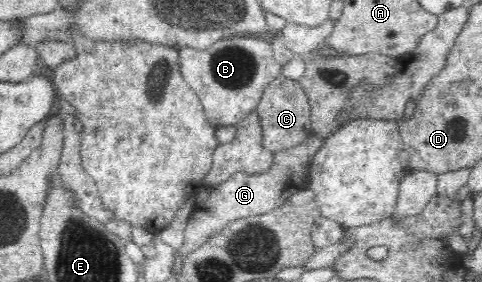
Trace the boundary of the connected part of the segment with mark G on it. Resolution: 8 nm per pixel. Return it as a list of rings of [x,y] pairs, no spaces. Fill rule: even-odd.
[[[313,133],[301,144],[274,152],[274,161],[264,173],[248,175],[245,172],[238,172],[233,174],[229,180],[211,188],[205,204],[200,208],[197,206],[193,208],[190,219],[185,226],[183,244],[174,251],[176,259],[185,260],[187,254],[191,254],[199,246],[203,246],[211,236],[219,234],[221,228],[225,228],[229,222],[249,216],[267,214],[287,202],[287,198],[297,194],[297,190],[307,189],[309,182],[305,176],[309,174],[309,166],[315,153],[325,144],[325,141],[326,139],[321,135]]]

